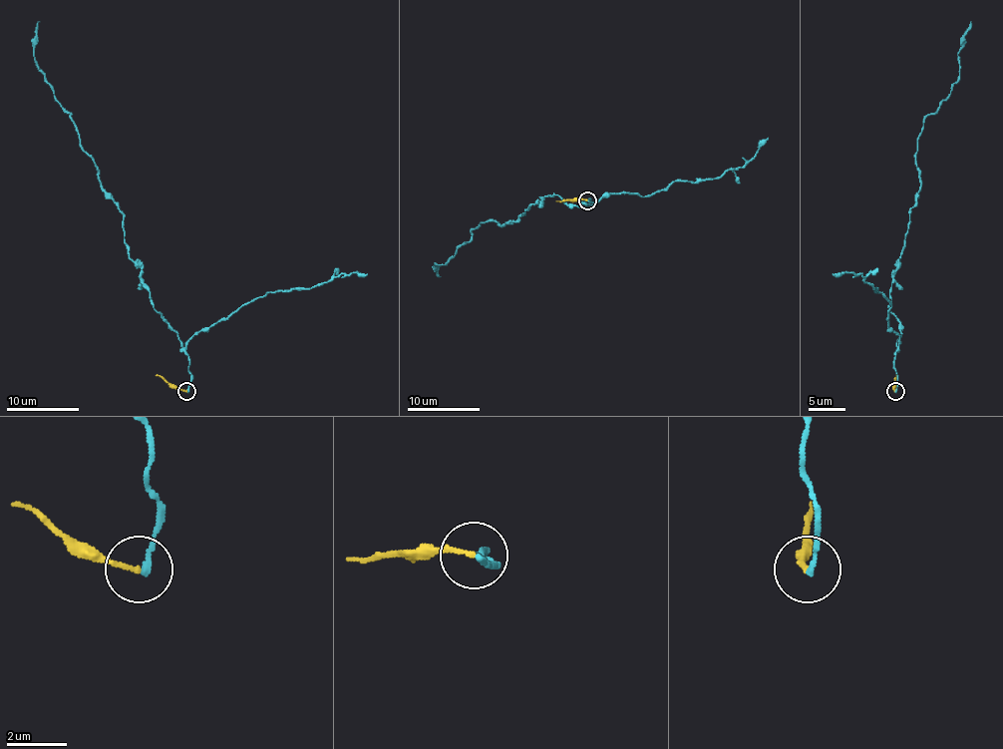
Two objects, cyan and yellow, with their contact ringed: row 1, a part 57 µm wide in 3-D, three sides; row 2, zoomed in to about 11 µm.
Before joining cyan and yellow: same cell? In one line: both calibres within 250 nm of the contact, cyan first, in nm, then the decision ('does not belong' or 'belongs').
180 nm thick on the cyan side, 160 nm on the other; does not belong

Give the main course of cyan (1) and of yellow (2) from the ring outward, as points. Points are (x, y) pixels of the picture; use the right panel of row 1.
1: (895, 391), (901, 322), (890, 287), (921, 187), (917, 139), (959, 77), (972, 21)
2: (895, 391), (895, 375)

